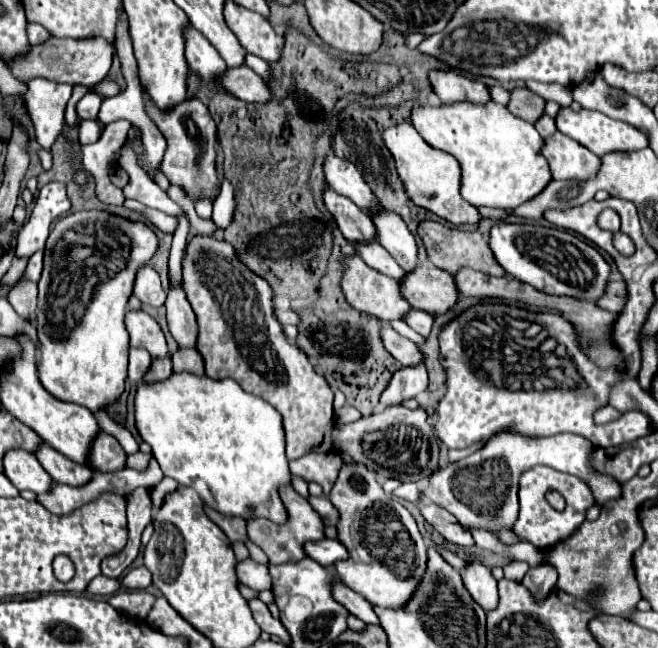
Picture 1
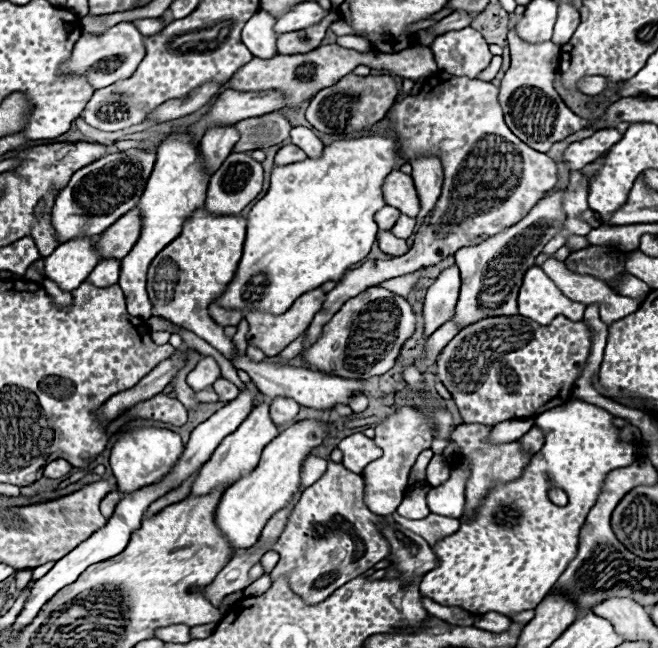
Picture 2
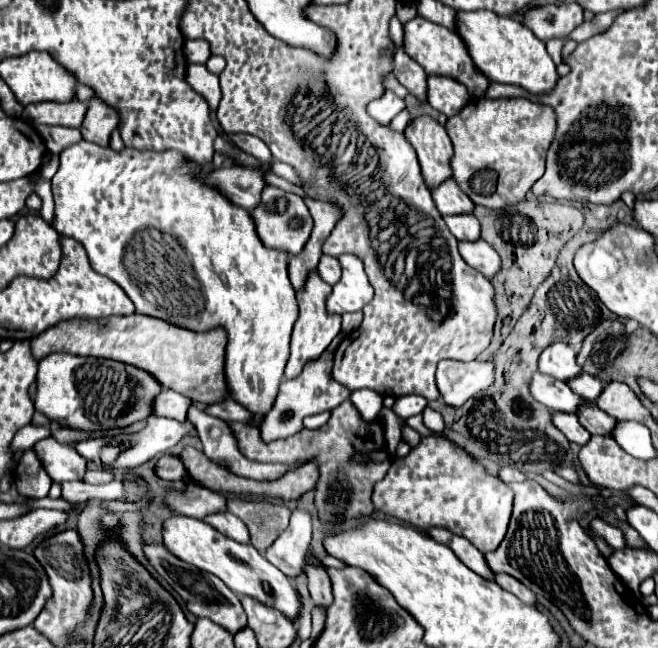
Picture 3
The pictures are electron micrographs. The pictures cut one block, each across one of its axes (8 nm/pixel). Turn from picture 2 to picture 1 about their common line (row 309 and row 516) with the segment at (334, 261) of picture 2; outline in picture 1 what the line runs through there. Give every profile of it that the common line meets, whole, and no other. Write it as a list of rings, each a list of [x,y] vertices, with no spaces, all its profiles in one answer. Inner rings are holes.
[[[182,372],[172,374],[164,382],[140,384],[136,392],[136,428],[142,440],[152,446],[152,454],[164,476],[174,478],[180,486],[194,488],[208,508],[244,520],[266,518],[274,524],[288,522],[288,512],[280,498],[280,486],[292,484],[292,472],[284,452],[282,416],[262,398],[244,392],[238,382]]]

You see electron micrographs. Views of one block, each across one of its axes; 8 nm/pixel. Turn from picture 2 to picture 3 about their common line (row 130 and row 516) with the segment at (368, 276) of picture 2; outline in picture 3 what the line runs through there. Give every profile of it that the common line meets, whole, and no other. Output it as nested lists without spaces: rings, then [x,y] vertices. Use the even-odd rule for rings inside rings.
[[[422,438],[416,448],[410,450],[404,458],[392,458],[388,474],[374,486],[372,502],[378,510],[382,510],[388,516],[394,516],[402,522],[408,522],[420,530],[426,530],[428,526],[442,526],[450,530],[452,534],[464,536],[470,540],[482,554],[492,552],[500,546],[504,540],[504,534],[508,530],[510,514],[512,514],[512,490],[500,482],[496,476],[488,474],[484,466],[480,466],[474,458],[470,458],[460,446],[456,446],[448,438]]]

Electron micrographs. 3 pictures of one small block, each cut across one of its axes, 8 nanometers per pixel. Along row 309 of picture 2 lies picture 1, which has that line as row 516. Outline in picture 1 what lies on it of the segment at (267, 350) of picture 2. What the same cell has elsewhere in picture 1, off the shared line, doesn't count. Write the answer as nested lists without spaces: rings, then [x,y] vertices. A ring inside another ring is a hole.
[[[282,488],[280,490],[284,506],[288,510],[288,522],[284,526],[272,524],[268,520],[256,518],[256,520],[248,520],[248,538],[260,546],[270,564],[284,564],[284,562],[298,562],[302,558],[306,558],[306,550],[304,550],[304,542],[310,540],[324,540],[324,522],[320,518],[320,514],[316,514],[316,510],[312,510],[312,506],[308,506],[308,500],[304,500],[302,496],[298,496],[294,492],[294,488]]]

